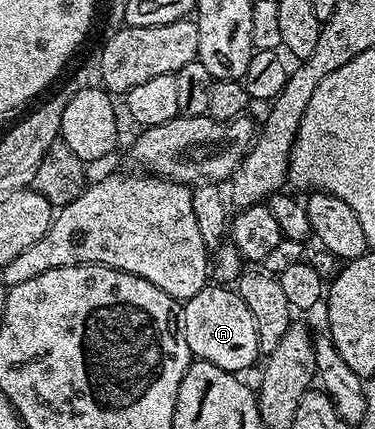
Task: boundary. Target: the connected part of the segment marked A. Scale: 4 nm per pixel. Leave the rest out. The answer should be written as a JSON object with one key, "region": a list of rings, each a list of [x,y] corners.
{"region":[[[208,283],[197,295],[182,302],[181,340],[189,347],[192,358],[208,361],[236,375],[261,357],[257,323],[253,323],[249,307],[245,307],[234,288],[219,283]]]}

